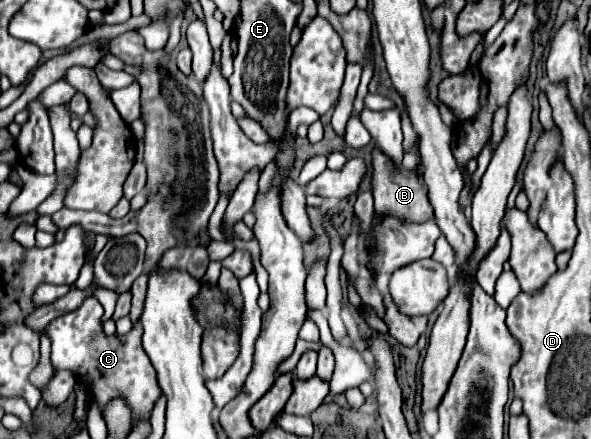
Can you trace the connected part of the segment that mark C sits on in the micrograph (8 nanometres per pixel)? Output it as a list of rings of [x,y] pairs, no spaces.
[[[91,296],[87,298],[77,312],[69,312],[65,316],[55,318],[45,330],[51,336],[51,364],[55,370],[75,370],[77,376],[85,376],[87,390],[97,396],[99,408],[105,406],[109,398],[115,394],[123,394],[133,408],[133,422],[139,414],[149,418],[149,410],[162,390],[157,386],[155,368],[143,352],[141,337],[143,329],[139,323],[127,334],[106,336],[101,325],[103,306]]]

